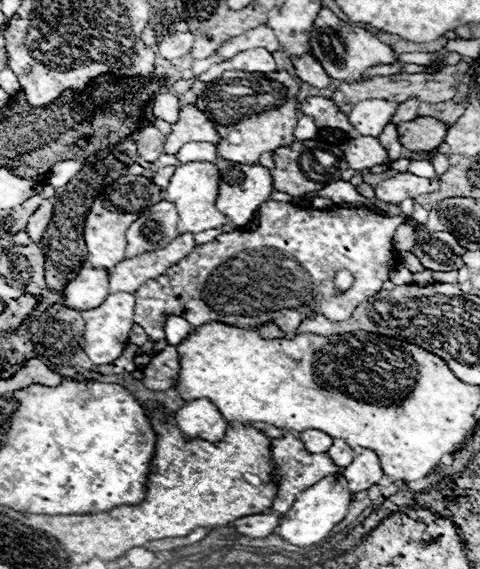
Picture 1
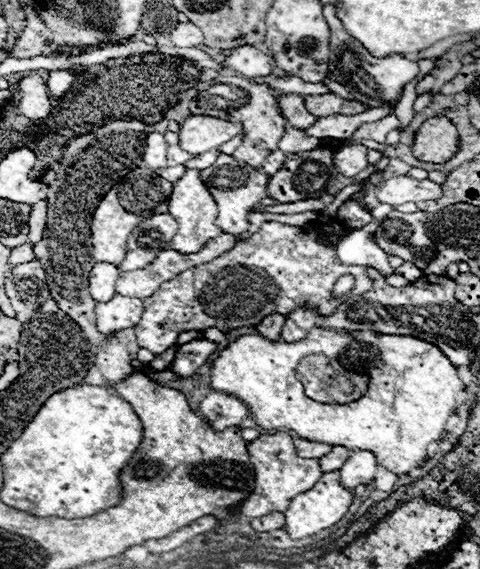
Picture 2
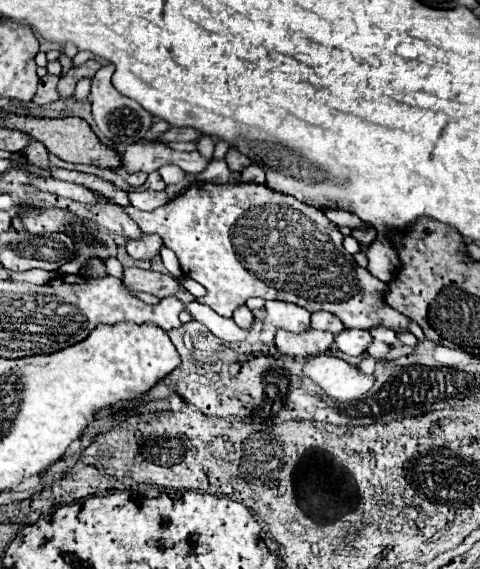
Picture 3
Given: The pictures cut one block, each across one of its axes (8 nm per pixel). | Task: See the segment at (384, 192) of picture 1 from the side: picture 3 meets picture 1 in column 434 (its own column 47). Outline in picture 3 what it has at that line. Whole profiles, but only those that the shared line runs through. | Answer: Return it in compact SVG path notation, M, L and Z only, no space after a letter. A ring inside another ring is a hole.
M38 178L34 180L34 186L38 190L44 190L44 192L50 192L50 194L56 194L56 196L62 196L62 198L70 198L70 200L76 200L76 202L84 202L84 204L96 204L96 196L92 190L88 190L86 186L80 186L80 184L72 184L72 182L60 182L60 180L54 180L54 178Z

